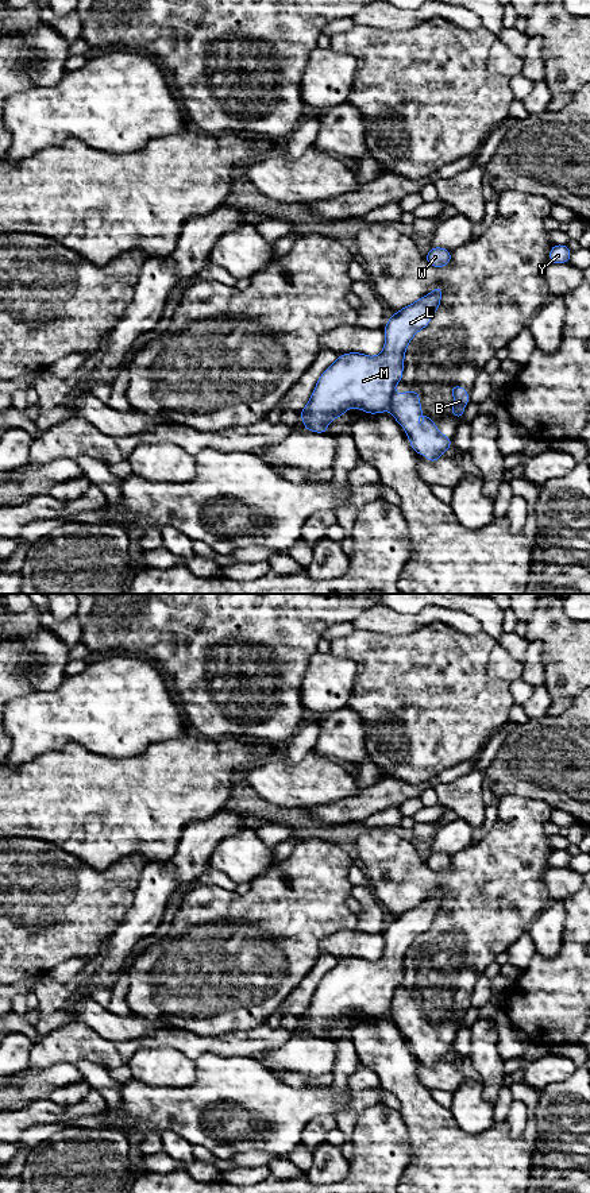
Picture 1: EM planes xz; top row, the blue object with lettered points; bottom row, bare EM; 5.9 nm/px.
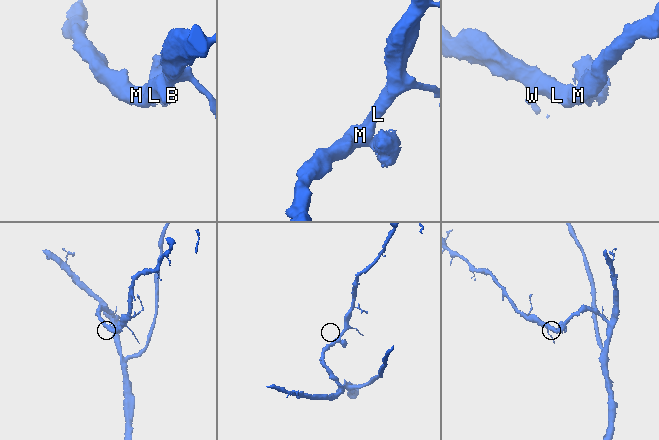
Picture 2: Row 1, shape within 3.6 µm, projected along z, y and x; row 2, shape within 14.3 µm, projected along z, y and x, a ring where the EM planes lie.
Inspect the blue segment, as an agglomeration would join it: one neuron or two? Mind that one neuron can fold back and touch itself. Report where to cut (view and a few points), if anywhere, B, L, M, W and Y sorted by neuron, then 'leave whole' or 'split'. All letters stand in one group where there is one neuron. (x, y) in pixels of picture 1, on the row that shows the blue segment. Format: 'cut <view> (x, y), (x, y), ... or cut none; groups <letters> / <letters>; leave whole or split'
cut xz (393, 393), (388, 409); groups B / L M W Y; split

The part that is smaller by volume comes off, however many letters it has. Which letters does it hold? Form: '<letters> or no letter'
B

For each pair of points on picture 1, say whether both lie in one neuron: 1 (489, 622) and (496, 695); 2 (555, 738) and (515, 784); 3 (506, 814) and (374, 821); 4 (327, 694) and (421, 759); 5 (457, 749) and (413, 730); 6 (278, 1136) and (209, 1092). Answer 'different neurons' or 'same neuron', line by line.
1: different neurons
2: same neuron
3: different neurons
4: different neurons
5: same neuron
6: same neuron

